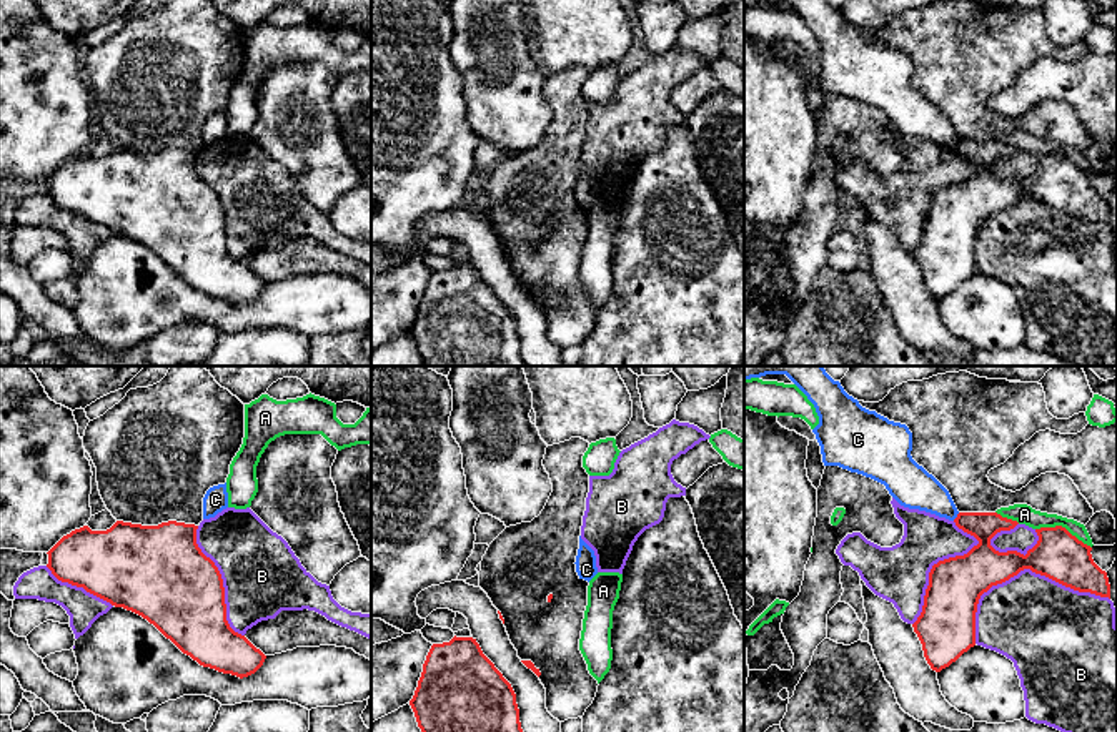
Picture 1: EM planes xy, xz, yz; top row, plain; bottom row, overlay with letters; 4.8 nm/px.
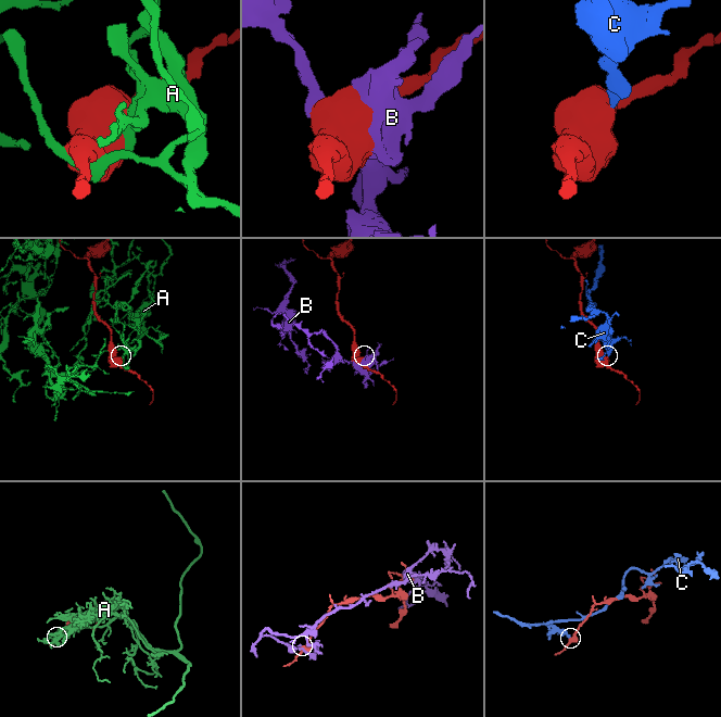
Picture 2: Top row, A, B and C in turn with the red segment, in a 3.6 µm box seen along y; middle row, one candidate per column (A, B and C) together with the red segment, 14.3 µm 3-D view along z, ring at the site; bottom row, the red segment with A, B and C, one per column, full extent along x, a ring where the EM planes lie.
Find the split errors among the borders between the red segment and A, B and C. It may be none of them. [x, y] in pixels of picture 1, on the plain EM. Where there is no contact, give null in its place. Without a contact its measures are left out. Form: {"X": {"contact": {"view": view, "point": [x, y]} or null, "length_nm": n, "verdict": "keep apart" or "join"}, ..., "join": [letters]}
{"A": {"contact": {"view": "yz", "point": [1064, 155]}, "length_nm": 280, "verdict": "keep apart"}, "B": {"contact": {"view": "yz", "point": [1021, 197]}, "length_nm": 700, "verdict": "keep apart"}, "C": {"contact": {"view": "yz", "point": [958, 143]}, "length_nm": 50, "verdict": "keep apart"}, "join": []}

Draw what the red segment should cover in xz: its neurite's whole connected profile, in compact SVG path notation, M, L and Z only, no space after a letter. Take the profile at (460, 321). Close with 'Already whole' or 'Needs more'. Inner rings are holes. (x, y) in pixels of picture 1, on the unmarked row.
M473 265L431 273L410 333L424 366L526 366L511 311Z. Already whole

